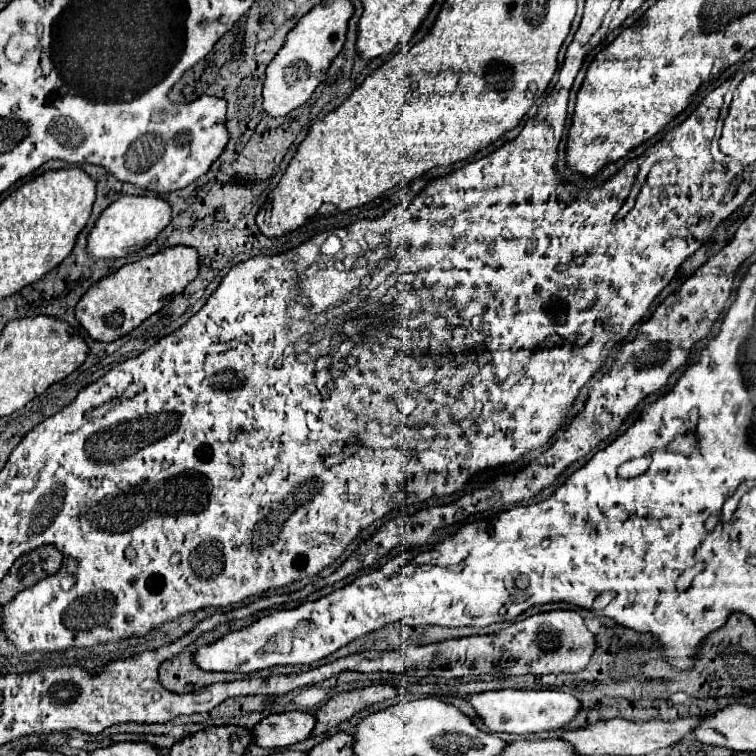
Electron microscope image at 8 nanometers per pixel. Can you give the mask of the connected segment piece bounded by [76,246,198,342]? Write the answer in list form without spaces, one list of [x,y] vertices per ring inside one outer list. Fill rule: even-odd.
[[[190,246],[166,248],[96,282],[76,304],[76,320],[96,342],[114,342],[138,328],[146,318],[162,310],[198,274],[198,254]]]

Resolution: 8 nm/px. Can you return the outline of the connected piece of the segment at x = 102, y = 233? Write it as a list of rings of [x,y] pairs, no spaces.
[[[122,196],[112,202],[96,220],[86,238],[86,252],[96,260],[118,260],[132,256],[150,244],[170,222],[170,206],[156,196]]]

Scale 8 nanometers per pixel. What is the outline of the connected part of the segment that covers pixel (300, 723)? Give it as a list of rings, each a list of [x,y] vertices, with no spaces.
[[[308,712],[270,714],[254,726],[254,742],[264,748],[286,748],[310,738],[316,716]]]

